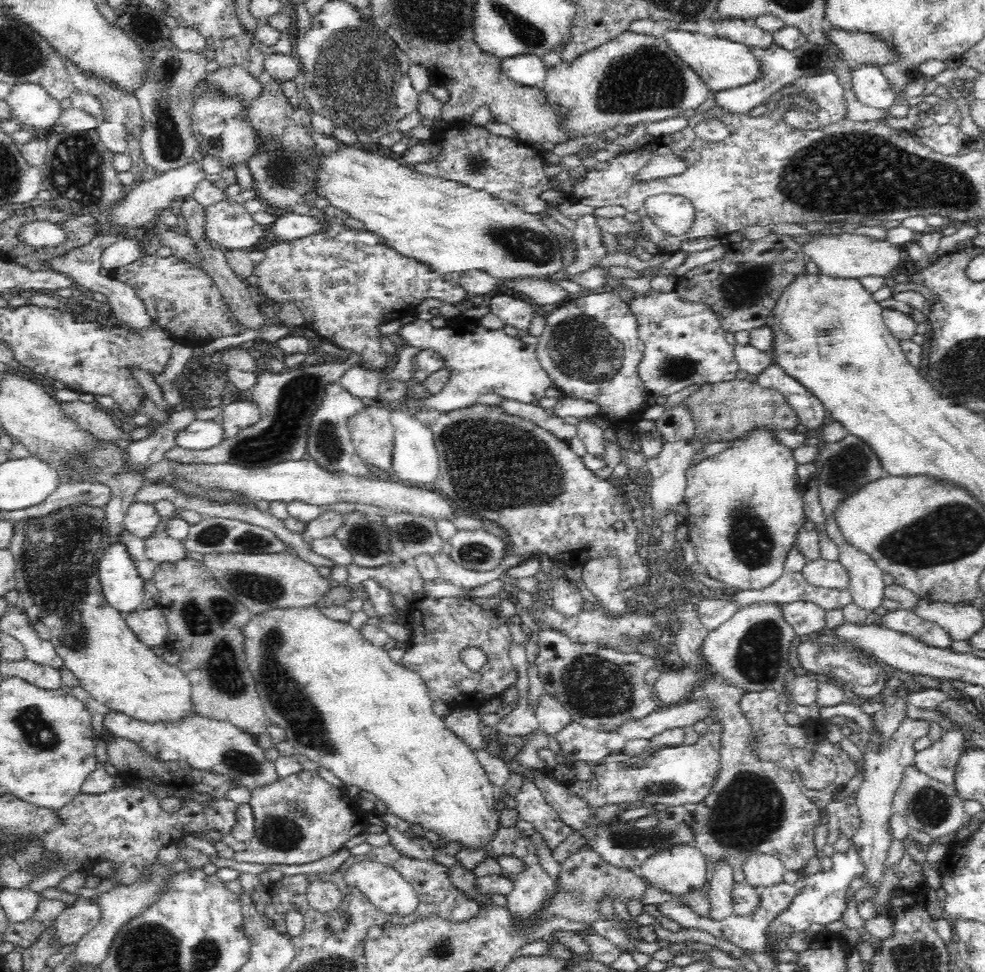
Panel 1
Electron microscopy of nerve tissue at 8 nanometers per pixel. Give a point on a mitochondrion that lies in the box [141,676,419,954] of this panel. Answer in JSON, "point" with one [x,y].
{"point":[283,834]}

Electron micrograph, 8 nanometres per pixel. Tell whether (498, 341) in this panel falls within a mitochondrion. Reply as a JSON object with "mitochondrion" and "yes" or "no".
{"mitochondrion":"no"}

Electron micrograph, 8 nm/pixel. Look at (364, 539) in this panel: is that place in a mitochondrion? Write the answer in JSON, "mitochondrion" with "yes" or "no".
{"mitochondrion":"yes"}

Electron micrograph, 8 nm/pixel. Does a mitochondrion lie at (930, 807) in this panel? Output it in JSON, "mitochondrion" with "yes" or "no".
{"mitochondrion":"yes"}

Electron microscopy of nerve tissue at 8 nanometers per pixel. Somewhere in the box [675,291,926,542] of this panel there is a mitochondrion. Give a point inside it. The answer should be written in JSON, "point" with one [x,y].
{"point":[850,464]}

